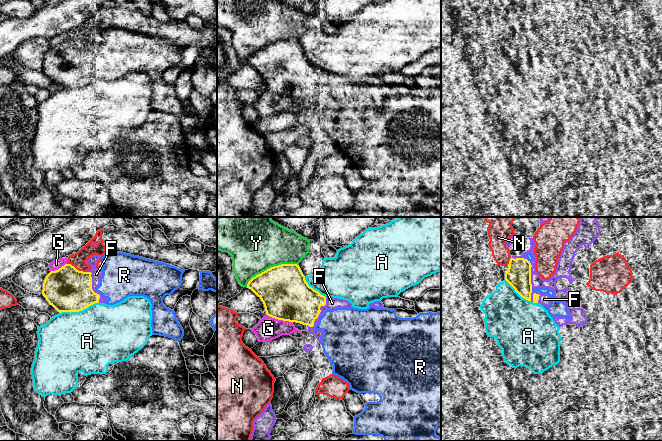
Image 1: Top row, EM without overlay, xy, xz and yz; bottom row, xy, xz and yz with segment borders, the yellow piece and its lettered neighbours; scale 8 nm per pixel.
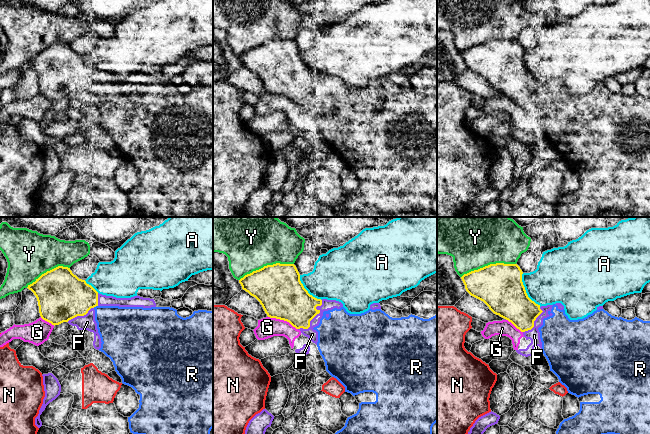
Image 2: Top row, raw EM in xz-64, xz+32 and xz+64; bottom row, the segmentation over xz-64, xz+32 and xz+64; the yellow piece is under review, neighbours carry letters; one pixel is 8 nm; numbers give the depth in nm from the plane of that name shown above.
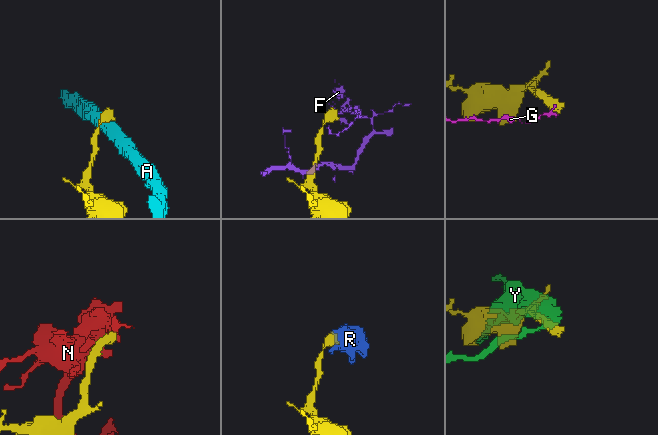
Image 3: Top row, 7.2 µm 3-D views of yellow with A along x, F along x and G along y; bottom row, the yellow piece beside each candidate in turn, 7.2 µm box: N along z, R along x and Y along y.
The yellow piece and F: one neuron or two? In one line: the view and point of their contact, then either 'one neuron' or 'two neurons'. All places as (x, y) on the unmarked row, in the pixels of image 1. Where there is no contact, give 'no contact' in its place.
contact xz (320, 87); two neurons

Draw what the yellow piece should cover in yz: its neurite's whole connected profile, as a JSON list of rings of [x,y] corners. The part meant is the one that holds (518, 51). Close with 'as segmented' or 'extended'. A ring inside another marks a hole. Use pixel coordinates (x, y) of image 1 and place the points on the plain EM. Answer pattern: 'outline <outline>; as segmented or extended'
outline [[[530,29],[526,30],[524,34],[511,34],[509,37],[508,47],[505,49],[505,56],[515,65],[515,67],[524,75],[531,77],[531,69],[533,67],[539,67],[542,70],[548,70],[551,75],[549,83],[542,81],[549,89],[554,93],[566,93],[571,95],[567,81],[563,77],[557,77],[554,73],[554,67],[548,64],[533,64],[531,60],[531,37],[533,32]]]; extended

